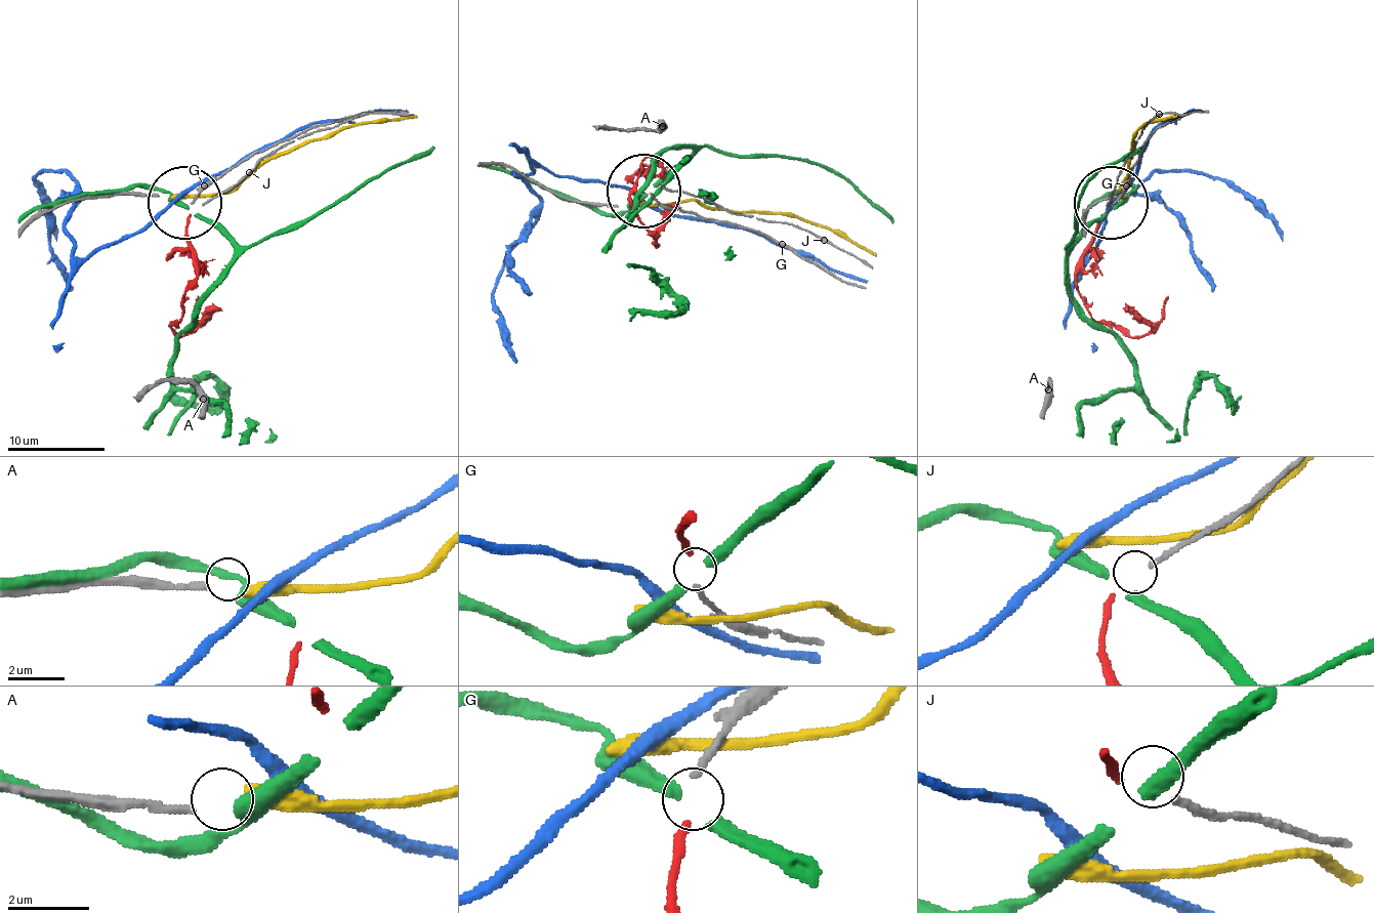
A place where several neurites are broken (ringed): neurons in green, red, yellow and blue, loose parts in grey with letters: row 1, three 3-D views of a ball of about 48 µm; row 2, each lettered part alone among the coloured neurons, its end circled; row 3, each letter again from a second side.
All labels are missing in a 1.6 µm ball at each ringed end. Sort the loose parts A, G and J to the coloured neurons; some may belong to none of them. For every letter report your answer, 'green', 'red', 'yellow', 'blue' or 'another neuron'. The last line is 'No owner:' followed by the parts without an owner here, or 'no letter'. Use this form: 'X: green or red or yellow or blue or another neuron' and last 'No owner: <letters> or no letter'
A: another neuron
G: red
J: another neuron
No owner: A, J

